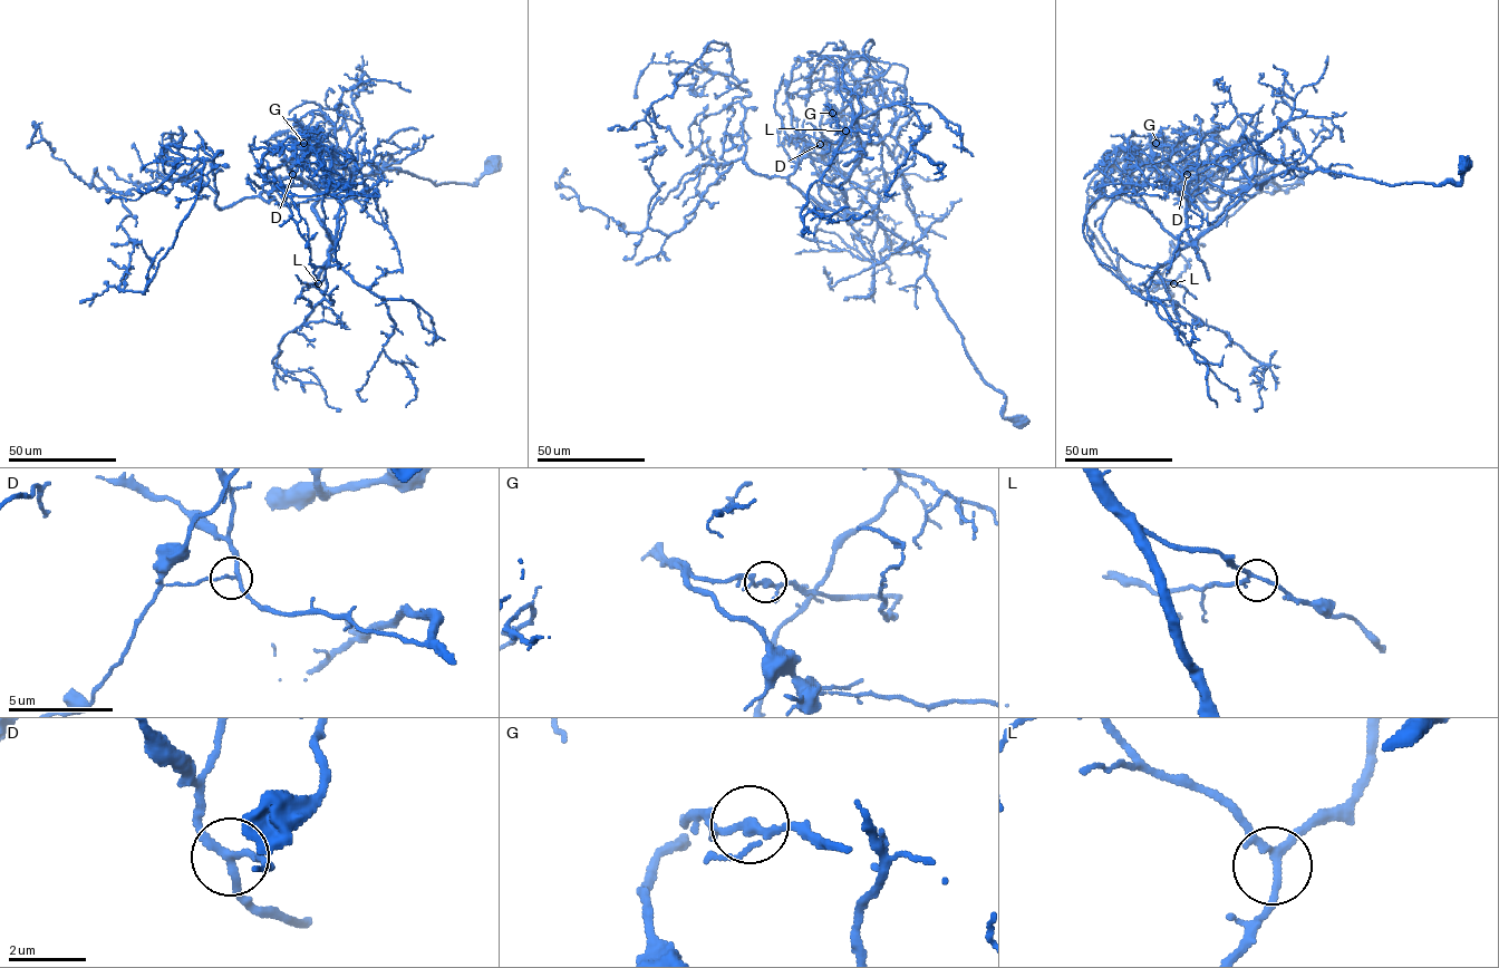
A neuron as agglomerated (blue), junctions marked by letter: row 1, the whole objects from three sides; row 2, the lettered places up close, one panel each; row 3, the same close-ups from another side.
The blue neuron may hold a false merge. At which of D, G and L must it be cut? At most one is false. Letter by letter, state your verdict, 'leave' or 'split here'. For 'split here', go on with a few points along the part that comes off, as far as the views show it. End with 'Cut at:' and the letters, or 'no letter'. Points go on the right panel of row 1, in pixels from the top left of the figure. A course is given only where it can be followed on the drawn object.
D: leave
G: split here; foreign part runs (1156, 143), (1171, 146), (1169, 163), (1186, 182), (1186, 197), (1149, 183), (1103, 183), (1115, 147)
L: leave
Cut at: G

